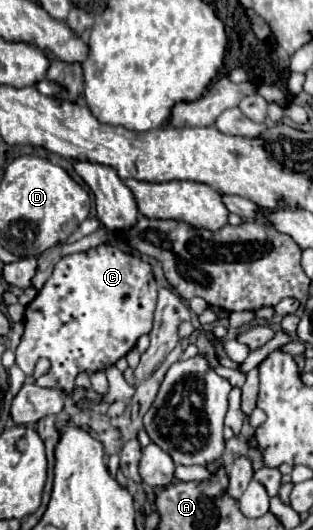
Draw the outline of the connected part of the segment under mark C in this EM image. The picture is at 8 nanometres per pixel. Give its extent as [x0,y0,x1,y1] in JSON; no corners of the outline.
[16,247,158,397]

